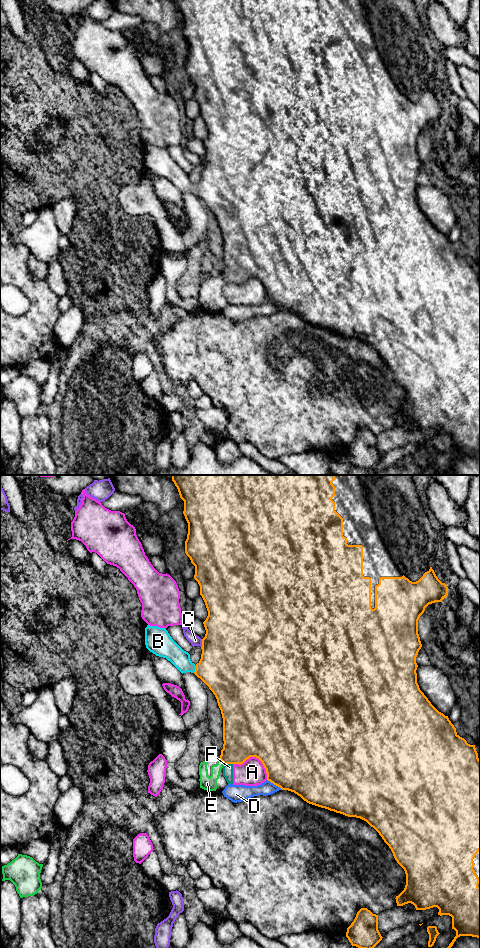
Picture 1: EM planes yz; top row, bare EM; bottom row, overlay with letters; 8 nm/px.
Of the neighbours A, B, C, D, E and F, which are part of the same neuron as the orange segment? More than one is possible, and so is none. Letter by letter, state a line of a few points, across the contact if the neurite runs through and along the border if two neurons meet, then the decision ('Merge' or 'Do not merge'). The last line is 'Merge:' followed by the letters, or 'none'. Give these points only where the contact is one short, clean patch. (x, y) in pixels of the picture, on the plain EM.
A: Do not merge
B: Line: yz (226, 186), (195, 189), (187, 186), (171, 170). Merge
C: Do not merge
D: Do not merge
E: Line: yz (243, 258), (222, 281), (207, 303). Merge
F: Do not merge
Merge: B, E

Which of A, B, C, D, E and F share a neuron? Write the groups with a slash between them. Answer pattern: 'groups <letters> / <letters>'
groups A F / B E / C / D

